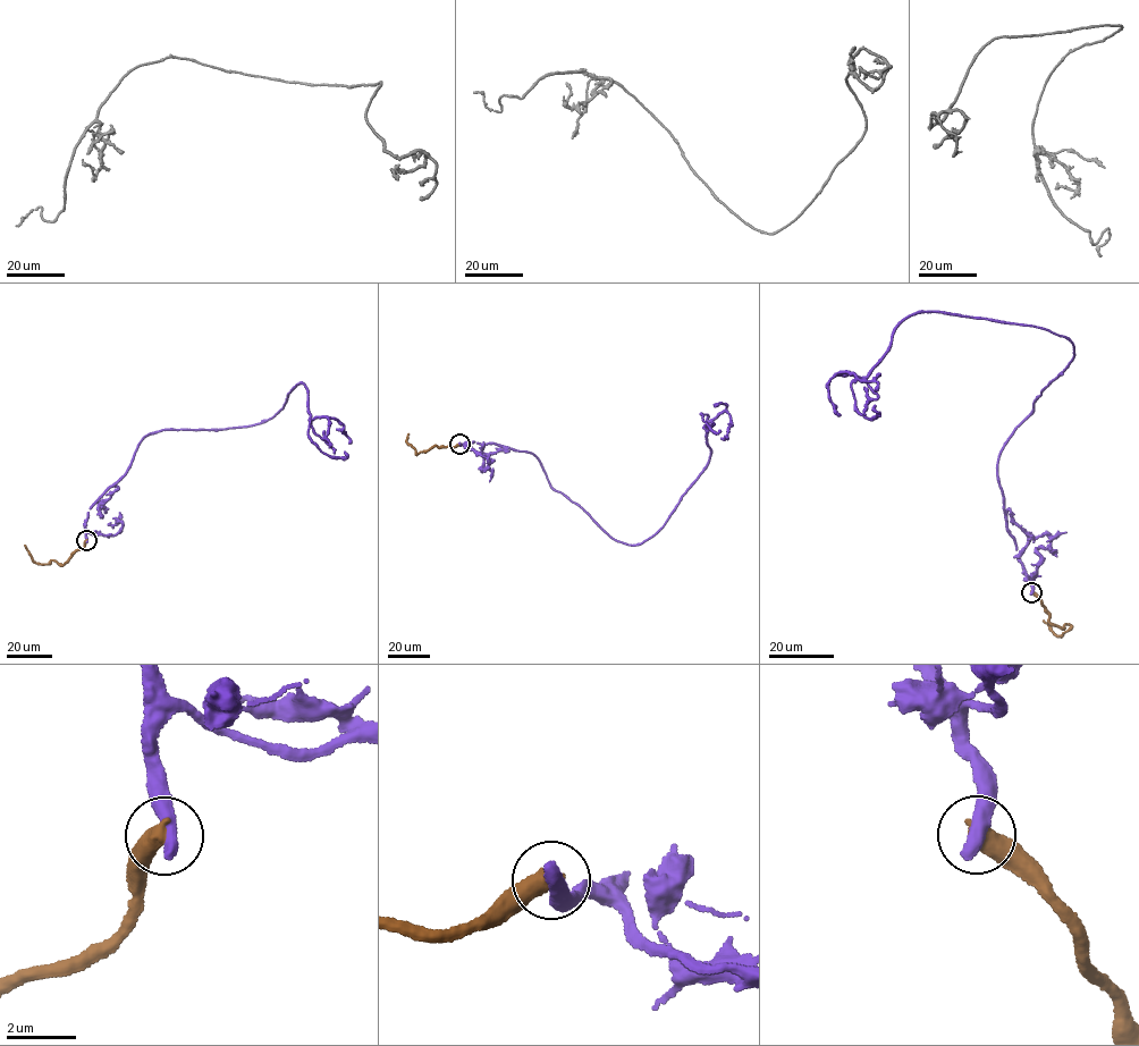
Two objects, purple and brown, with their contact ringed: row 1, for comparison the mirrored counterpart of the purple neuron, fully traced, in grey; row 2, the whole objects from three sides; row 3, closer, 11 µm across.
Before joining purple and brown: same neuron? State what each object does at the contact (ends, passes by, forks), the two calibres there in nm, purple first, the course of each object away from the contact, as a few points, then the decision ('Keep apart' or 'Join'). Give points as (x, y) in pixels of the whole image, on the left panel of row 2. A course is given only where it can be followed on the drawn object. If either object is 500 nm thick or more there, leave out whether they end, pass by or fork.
Thickness 550 nm (purple) against 550 nm. Course of purple: (86, 540), (90, 508), (155, 431), (268, 420), (301, 382), (309, 438), (328, 455), (347, 457), (344, 452). Course of brown: (86, 540), (59, 565), (53, 561), (49, 564), (35, 563), (24, 545). Keep apart

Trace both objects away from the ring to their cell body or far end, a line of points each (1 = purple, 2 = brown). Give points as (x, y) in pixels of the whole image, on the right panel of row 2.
1: (1031, 592), (997, 464), (1073, 357), (1072, 343), (1037, 327), (919, 311), (851, 384), (869, 420), (874, 405)
2: (1031, 592), (1045, 606), (1049, 622), (1063, 629), (1065, 624), (1070, 627), (1059, 637), (1043, 621)

